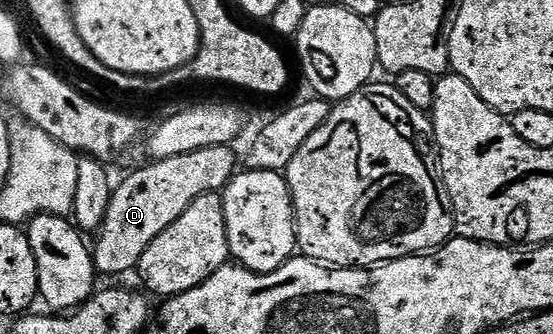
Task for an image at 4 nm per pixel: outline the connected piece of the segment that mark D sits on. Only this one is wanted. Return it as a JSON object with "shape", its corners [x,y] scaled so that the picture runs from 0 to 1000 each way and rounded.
{"shape":[[[383,437],[331,467],[293,473],[269,491],[277,497],[262,497],[257,509],[230,524],[219,548],[213,542],[197,602],[190,656],[183,662],[183,686],[174,692],[175,728],[170,722],[165,737],[168,790],[175,802],[177,823],[226,820],[231,808],[246,811],[259,754],[273,731],[273,719],[280,719],[280,707],[288,707],[295,683],[316,671],[316,659],[324,659],[324,647],[338,635],[338,623],[354,593],[369,581],[405,572],[432,497],[432,473],[427,473],[418,452],[414,437]]]}

